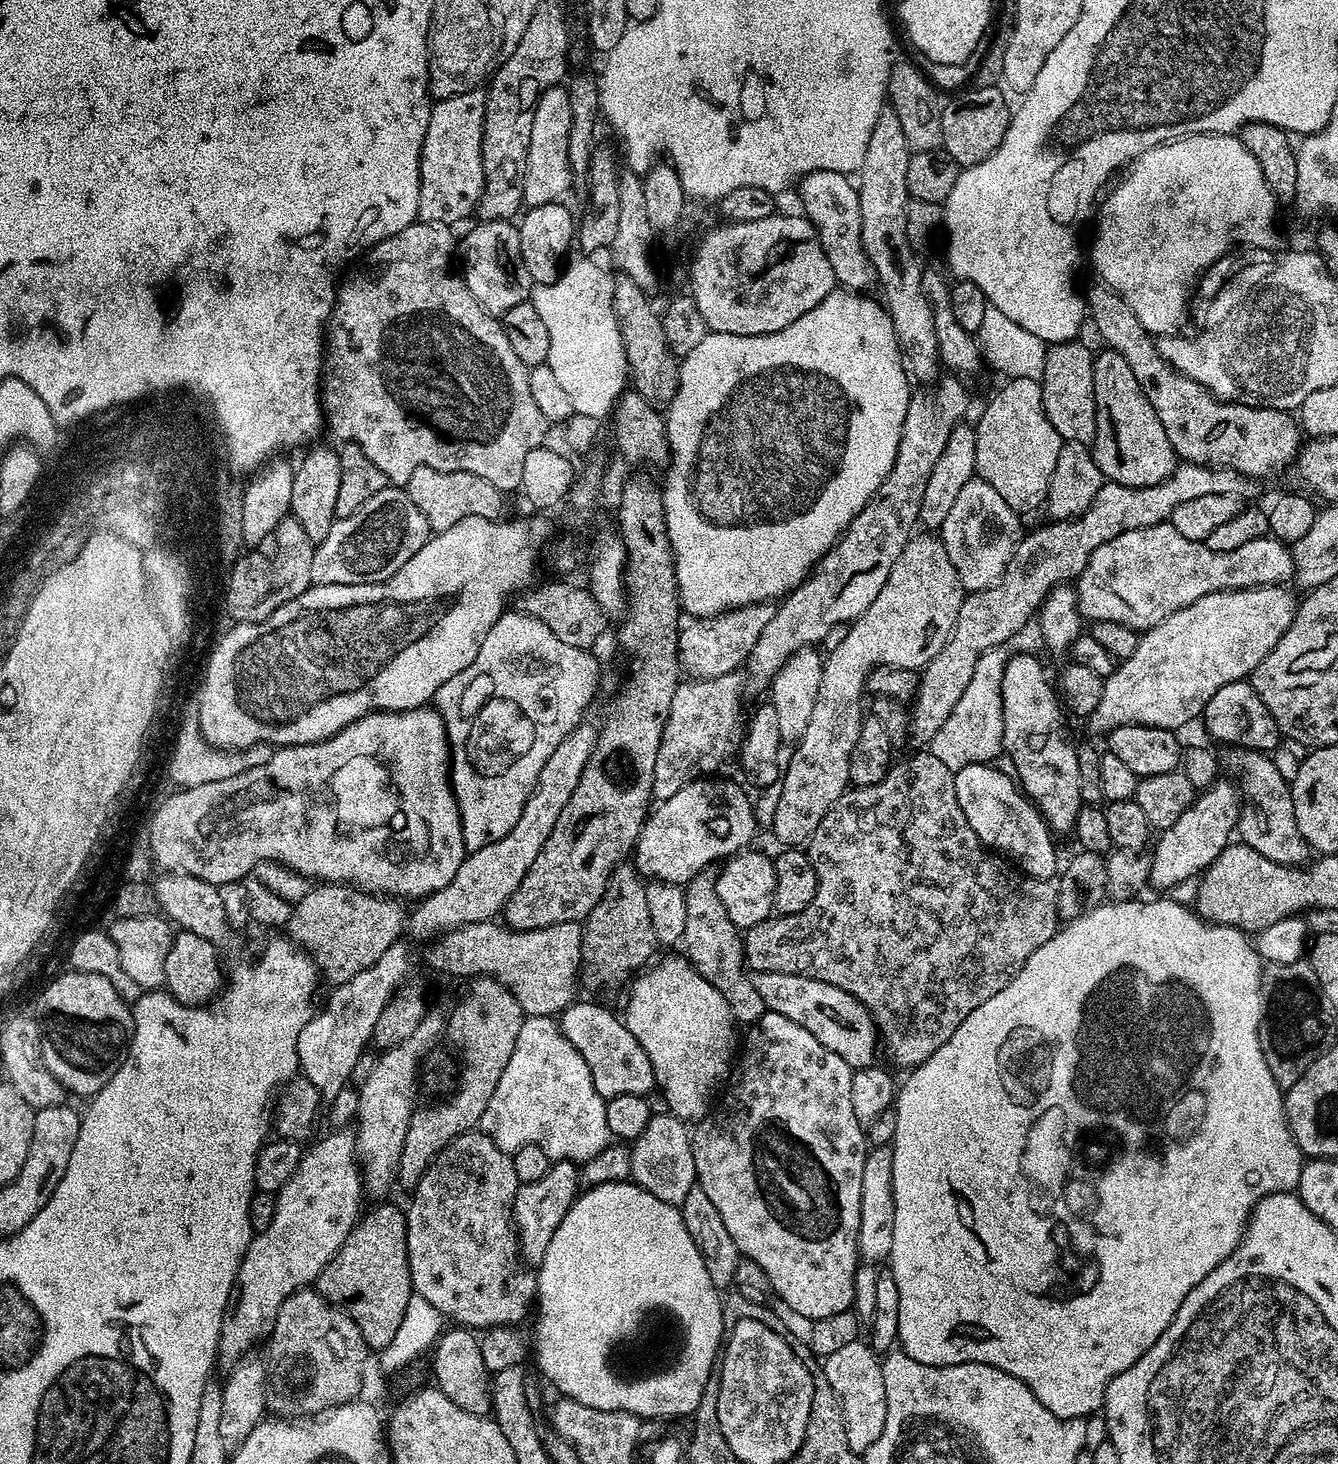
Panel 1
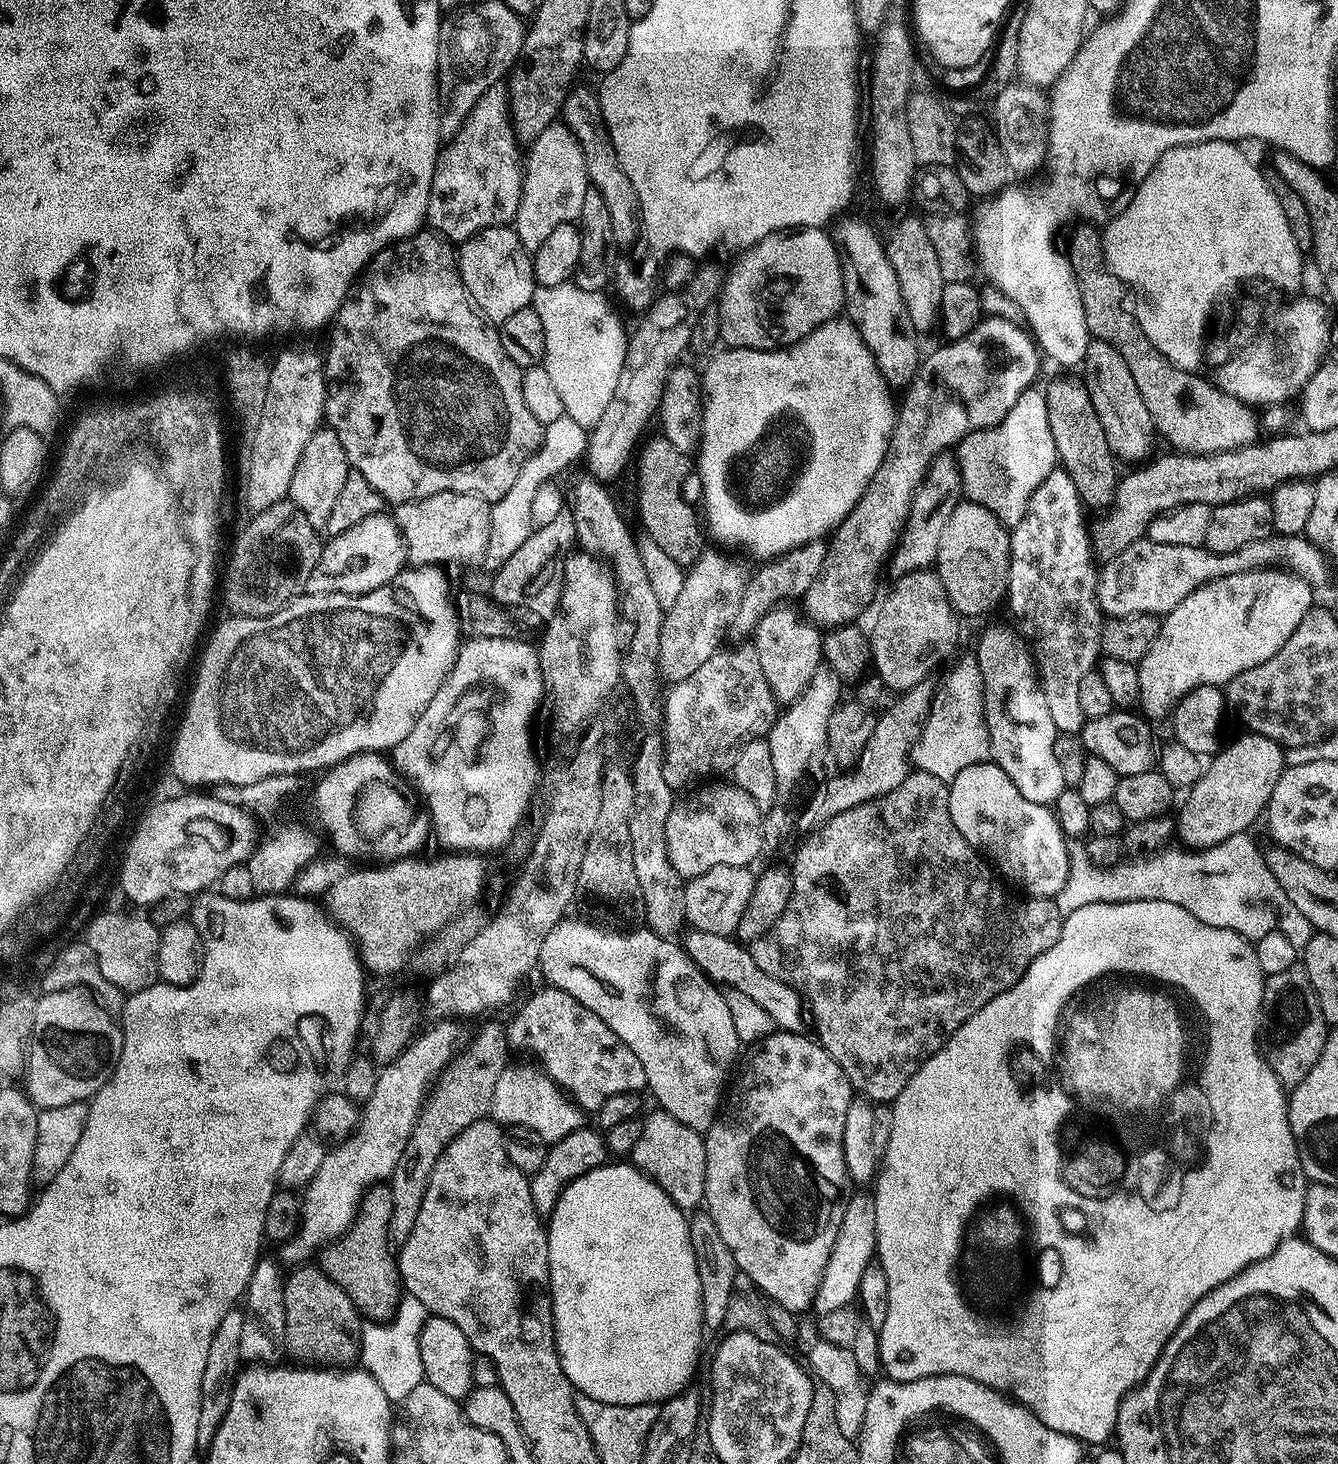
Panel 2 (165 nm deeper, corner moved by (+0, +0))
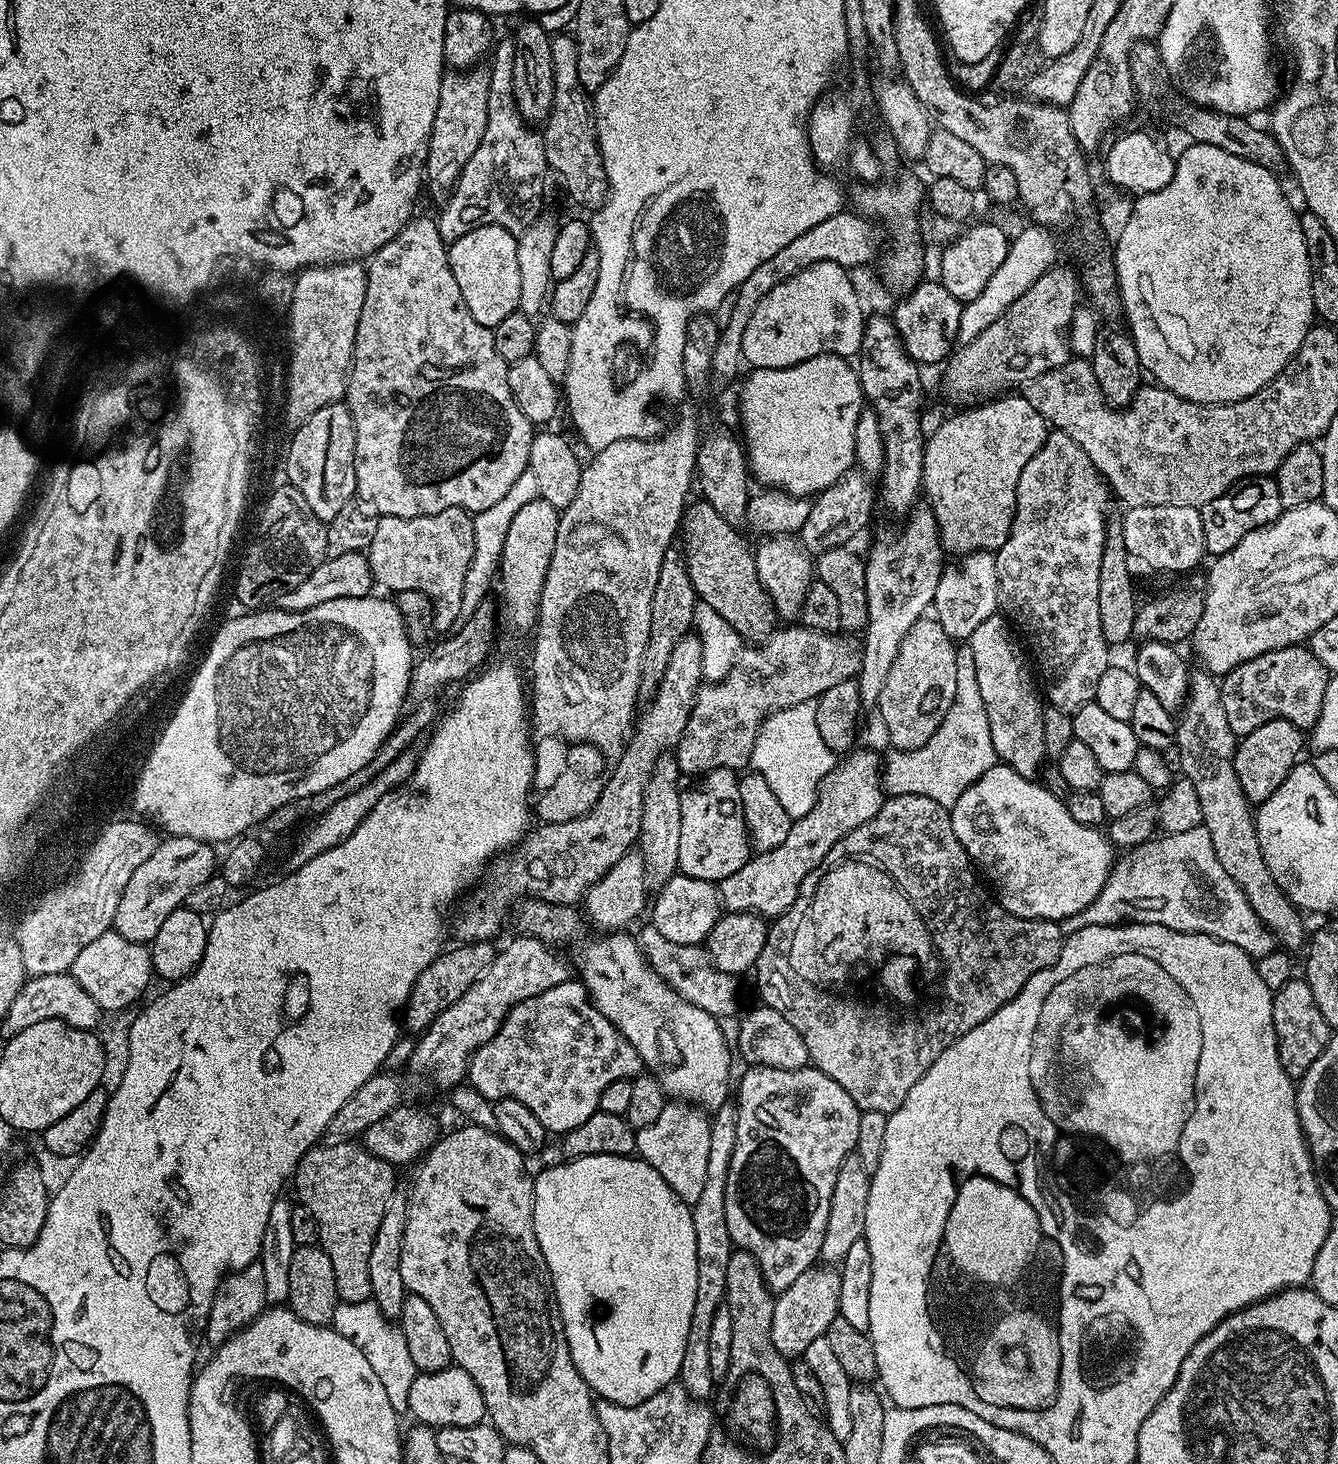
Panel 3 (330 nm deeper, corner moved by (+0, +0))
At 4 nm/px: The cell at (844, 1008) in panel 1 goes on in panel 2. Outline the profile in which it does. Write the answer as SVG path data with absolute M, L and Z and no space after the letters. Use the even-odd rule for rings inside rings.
M696 928L685 931L683 936L684 953L707 974L713 984L733 992L741 992L746 994L746 998L758 1002L758 1006L762 1006L762 1010L770 1014L777 1029L785 1032L800 1032L803 1029L804 1012L800 1009L800 1004L802 1005L800 994L788 984L770 978L766 970L758 970L758 962L754 962L751 951L741 941L732 936L707 933L706 930Z

